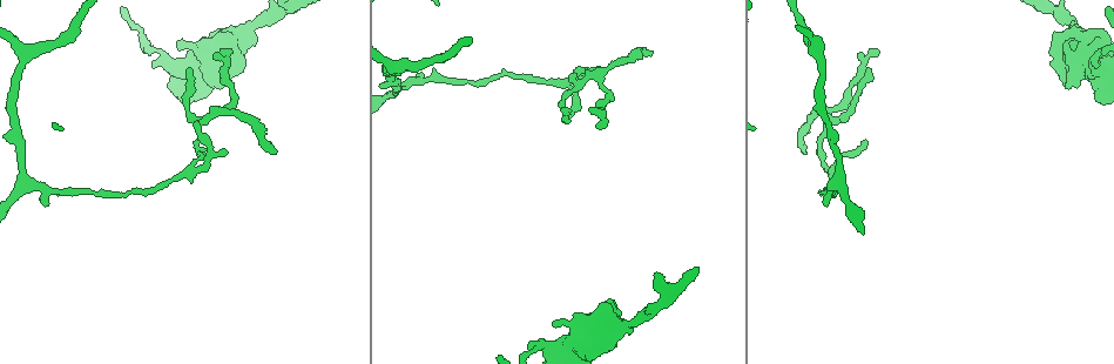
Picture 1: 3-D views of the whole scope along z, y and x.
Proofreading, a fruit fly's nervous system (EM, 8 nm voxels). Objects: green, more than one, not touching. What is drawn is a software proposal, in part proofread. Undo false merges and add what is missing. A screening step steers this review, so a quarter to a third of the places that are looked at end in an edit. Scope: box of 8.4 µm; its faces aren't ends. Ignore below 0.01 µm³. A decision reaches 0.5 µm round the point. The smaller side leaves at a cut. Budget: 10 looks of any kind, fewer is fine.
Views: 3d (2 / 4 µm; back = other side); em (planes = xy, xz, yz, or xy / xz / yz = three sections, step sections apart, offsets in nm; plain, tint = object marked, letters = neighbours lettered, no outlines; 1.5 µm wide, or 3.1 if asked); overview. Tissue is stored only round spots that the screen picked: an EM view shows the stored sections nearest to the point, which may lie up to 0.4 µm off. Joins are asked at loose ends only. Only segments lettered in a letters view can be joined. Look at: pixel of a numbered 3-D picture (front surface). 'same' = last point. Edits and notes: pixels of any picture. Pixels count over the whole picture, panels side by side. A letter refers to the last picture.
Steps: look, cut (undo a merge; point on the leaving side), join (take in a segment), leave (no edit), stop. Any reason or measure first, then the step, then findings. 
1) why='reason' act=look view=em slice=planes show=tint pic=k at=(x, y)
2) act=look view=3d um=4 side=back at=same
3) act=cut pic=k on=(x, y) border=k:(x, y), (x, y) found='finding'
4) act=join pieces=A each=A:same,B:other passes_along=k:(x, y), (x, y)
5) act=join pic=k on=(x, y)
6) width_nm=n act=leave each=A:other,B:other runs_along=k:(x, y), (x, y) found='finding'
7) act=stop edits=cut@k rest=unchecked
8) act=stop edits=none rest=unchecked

act=look view=3d um=2 pic=1 at=(572, 116)

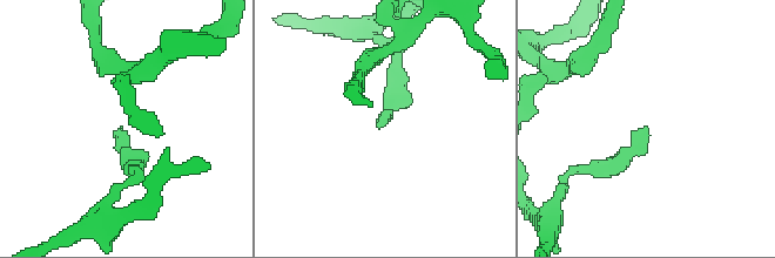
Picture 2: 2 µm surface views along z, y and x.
act=look view=em slice=planes show=plain pic=2 at=(121, 133)

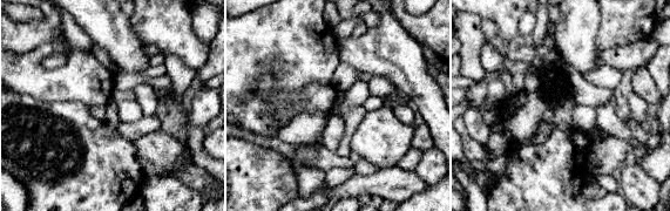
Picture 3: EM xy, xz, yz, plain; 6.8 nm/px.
why='see the neighbours' act=look view=em slice=planes show=letters at=same

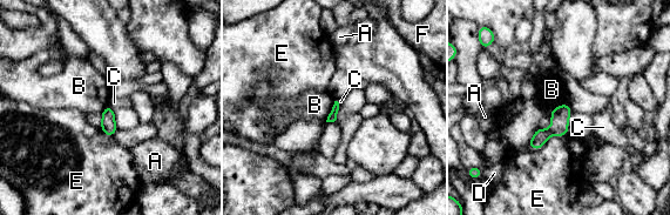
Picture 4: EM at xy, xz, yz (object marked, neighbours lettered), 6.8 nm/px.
longest_contact=E:280nm act=leave each=A:other,B:other,C:other,D:other,E:other,F:other found='no lettered segment goes on from it'

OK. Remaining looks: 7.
why='an open end' act=look view=em slice=planes show=letters pic=1 at=(273, 153)

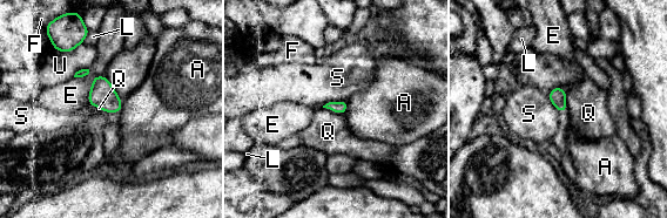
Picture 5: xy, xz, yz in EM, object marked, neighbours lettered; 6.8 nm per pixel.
act=leave each=A:other,E:other,F:other,L:other,Q:other,S:other,U:other border=5:(322, 107), (344, 114) found='no lettered segment goes on from it'

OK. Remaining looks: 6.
why='free end' act=look view=em slice=planes show=letters pic=1 at=(878, 49)

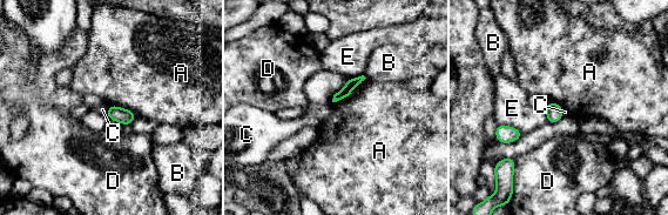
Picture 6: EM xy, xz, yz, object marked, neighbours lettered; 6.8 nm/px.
width_nm=80 act=leave each=A:other,B:other,C:other,D:other,E:other border=6:(109, 105), (106, 116) found='none of them fits'

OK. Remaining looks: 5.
why='calibre changes' act=look view=3d um=4 pic=1 at=(244, 34)

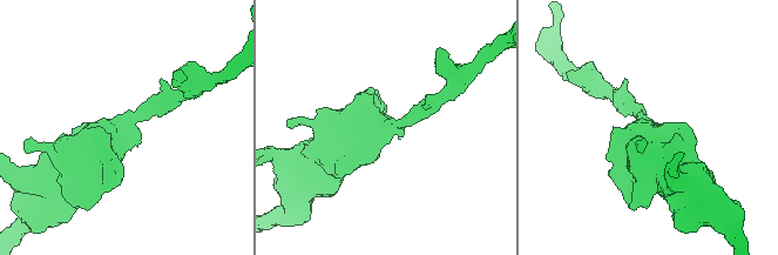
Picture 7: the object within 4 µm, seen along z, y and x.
why='need the tissue' act=look view=em slice=planes show=plain pic=7 at=(382, 132)

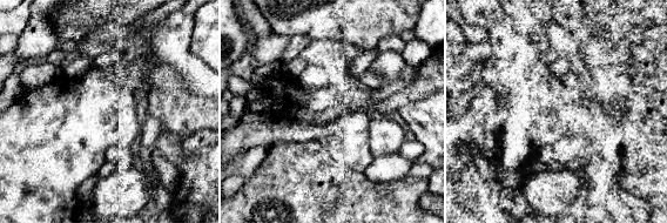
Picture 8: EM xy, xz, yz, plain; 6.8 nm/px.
act=look view=em slice=planes show=letters at=same

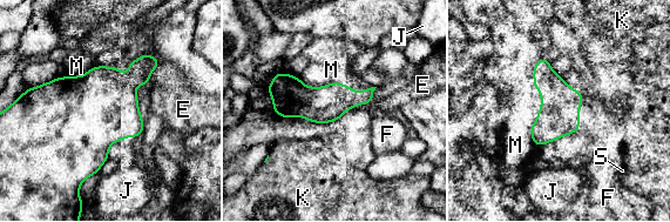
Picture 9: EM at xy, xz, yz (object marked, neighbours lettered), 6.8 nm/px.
width_nm=260 act=leave each=E:other,F:other,J:other,K:other,M:other,S:other border=9:(542, 55), (533, 72), (536, 146) found='all the same cell'

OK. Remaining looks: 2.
act=stop edits=none rest=unchecked

